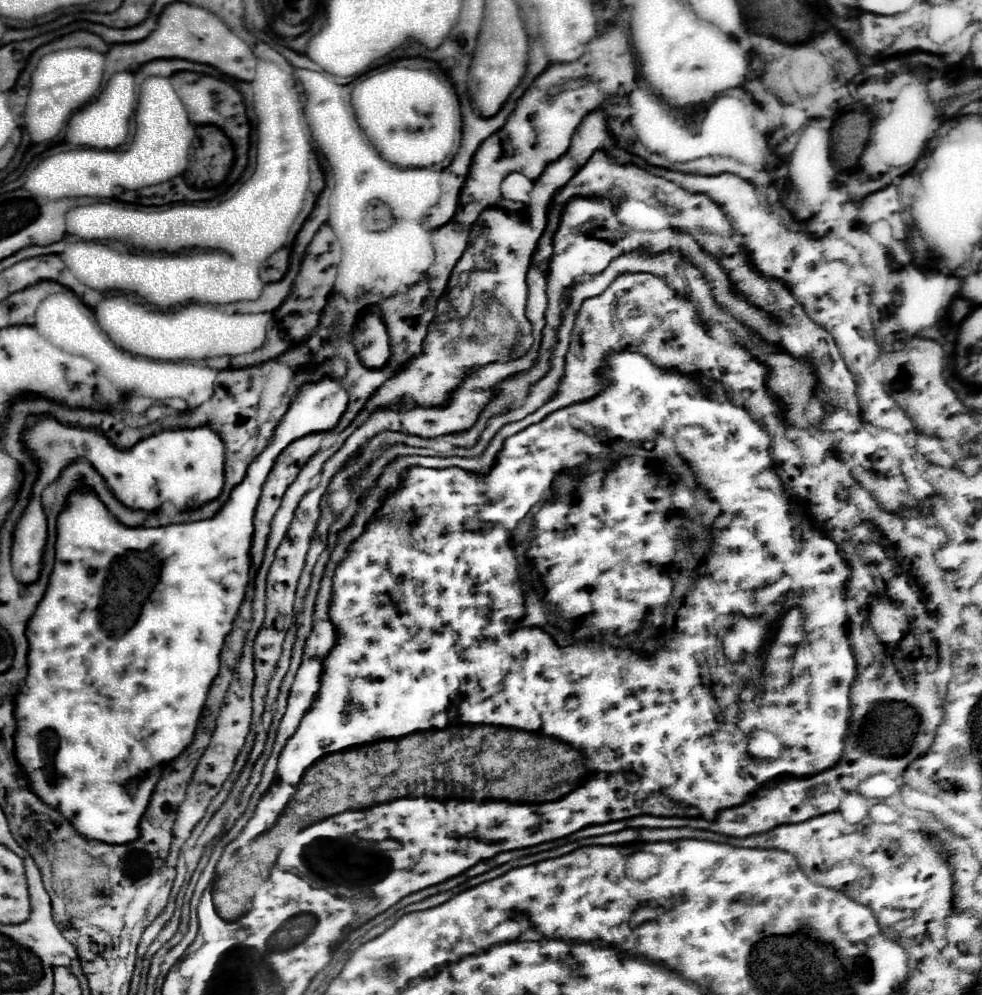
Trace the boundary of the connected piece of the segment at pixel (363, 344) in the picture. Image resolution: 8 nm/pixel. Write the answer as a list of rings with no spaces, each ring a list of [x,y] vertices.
[[[366,312],[356,328],[354,328],[354,346],[356,352],[366,364],[366,368],[382,368],[390,356],[390,346],[388,346],[388,332],[380,316]]]

